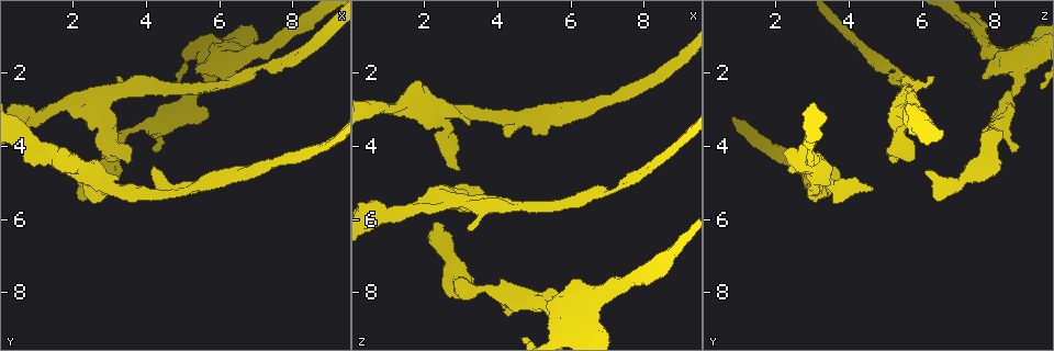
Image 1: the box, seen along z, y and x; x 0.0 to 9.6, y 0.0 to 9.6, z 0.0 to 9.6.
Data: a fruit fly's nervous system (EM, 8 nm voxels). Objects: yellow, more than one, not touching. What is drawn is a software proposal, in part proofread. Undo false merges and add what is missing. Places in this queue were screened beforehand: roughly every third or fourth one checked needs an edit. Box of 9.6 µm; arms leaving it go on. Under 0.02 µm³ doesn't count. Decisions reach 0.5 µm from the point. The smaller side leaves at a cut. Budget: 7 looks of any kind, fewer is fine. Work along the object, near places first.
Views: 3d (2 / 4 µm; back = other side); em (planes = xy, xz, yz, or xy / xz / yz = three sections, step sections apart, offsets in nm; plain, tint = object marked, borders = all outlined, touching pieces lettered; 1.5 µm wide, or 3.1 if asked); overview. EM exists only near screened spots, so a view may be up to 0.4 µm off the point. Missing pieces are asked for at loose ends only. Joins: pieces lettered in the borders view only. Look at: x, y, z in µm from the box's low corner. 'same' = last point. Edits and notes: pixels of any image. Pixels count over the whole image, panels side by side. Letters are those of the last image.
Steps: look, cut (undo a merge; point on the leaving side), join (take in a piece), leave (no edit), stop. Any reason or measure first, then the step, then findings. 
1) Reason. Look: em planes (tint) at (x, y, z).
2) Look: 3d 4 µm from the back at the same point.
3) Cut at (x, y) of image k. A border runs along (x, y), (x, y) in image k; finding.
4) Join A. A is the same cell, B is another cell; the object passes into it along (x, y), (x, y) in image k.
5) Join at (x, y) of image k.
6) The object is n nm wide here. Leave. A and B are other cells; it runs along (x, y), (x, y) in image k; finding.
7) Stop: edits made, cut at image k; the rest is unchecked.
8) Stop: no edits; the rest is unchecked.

Look: 3d 4 µm from the back at (6.90, 1.95, 5.30).

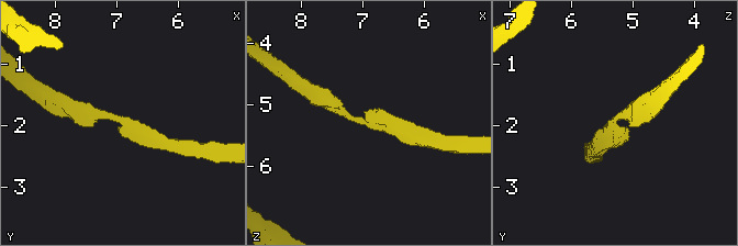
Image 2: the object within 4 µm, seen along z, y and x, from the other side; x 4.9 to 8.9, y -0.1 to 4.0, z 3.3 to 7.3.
Need the tissue. Look: em planes (borders) at (6.90, 1.90, 5.30).

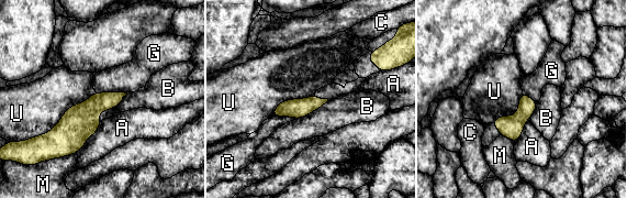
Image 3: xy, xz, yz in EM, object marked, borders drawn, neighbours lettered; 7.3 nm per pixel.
The object is 120 nm wide here. Leave. A, B, C, G, M and U are other cells; a border runs along (96, 92), (33, 138) in image 3; continuous, no second neuron.

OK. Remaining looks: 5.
Branch stops here. Look: em planes (borders) at (2.90, 5.20, 4.60).

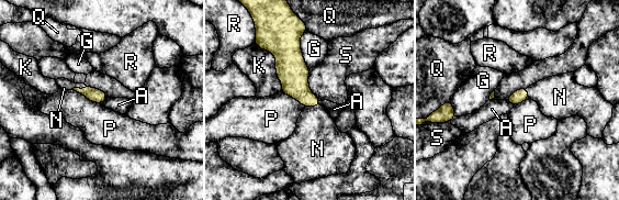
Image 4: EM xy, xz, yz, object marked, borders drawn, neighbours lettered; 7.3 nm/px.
Join N. N is the same cell, A, G, K, P, Q, R and S are other cells; the object passes into it along (294, 77), (312, 106), (316, 139) in image 4; the neuron continues.

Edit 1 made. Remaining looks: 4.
An open end. Look: 3d 2 µm at (4.10, 4.00, 8.60).

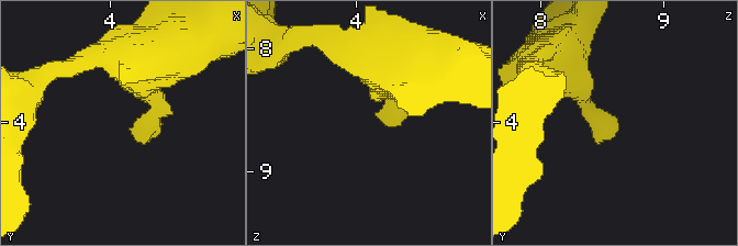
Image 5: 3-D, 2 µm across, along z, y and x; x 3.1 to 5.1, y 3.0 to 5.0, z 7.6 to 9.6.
Need the tissue. Look: em xz step 8 (borders) at (4.16, 4.06, 8.50).

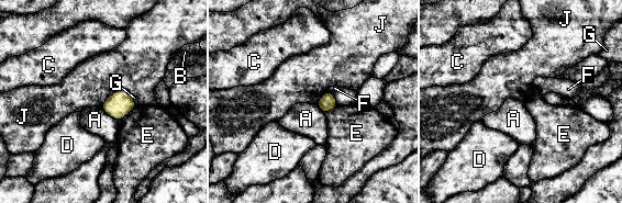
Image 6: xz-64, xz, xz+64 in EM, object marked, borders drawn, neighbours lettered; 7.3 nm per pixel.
Look: em planes (borders) at the same point.

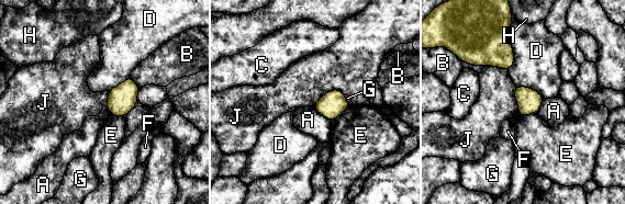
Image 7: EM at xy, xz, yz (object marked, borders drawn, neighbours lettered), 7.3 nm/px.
Leave. A, B, C, D, E, F, G, H and J are other cells; a border runs along (344, 93), (331, 90), (313, 105) in image 7; none of them fits.

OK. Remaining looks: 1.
Stop: edits made, join at image 4; the rest is unchecked.

